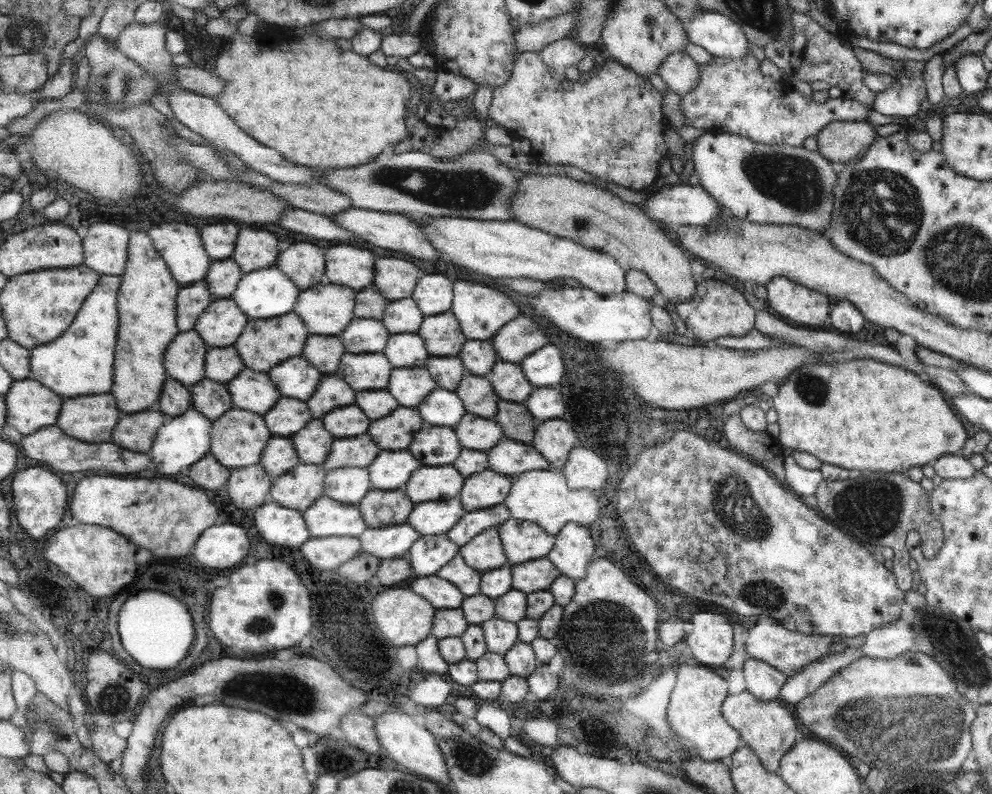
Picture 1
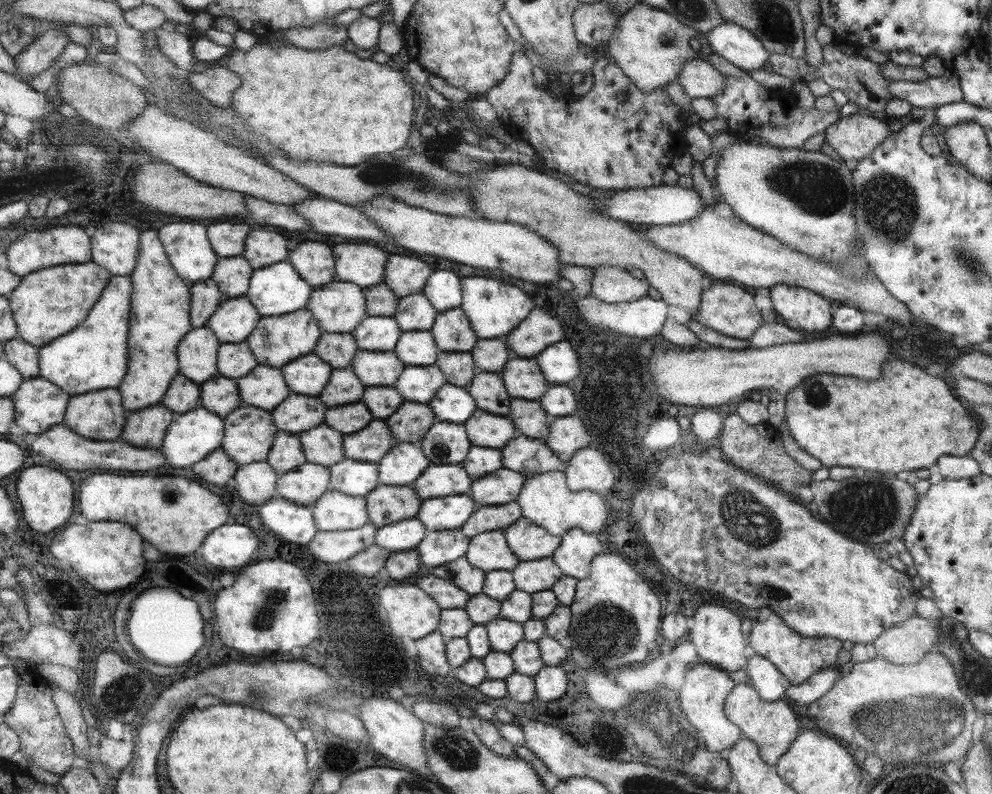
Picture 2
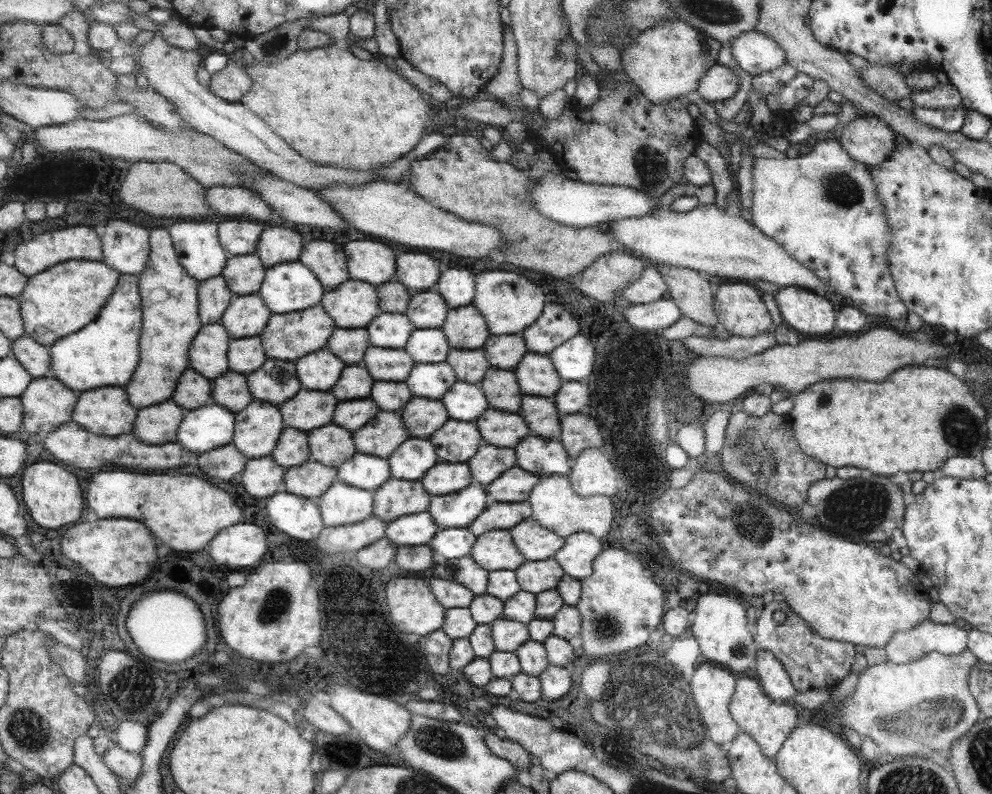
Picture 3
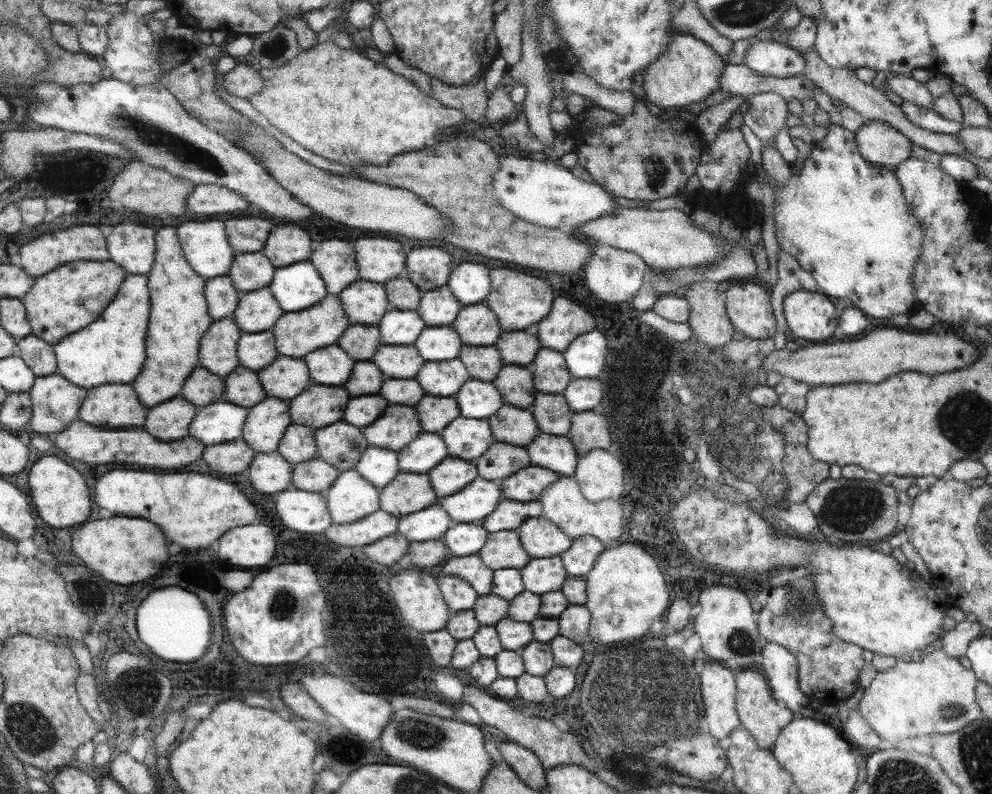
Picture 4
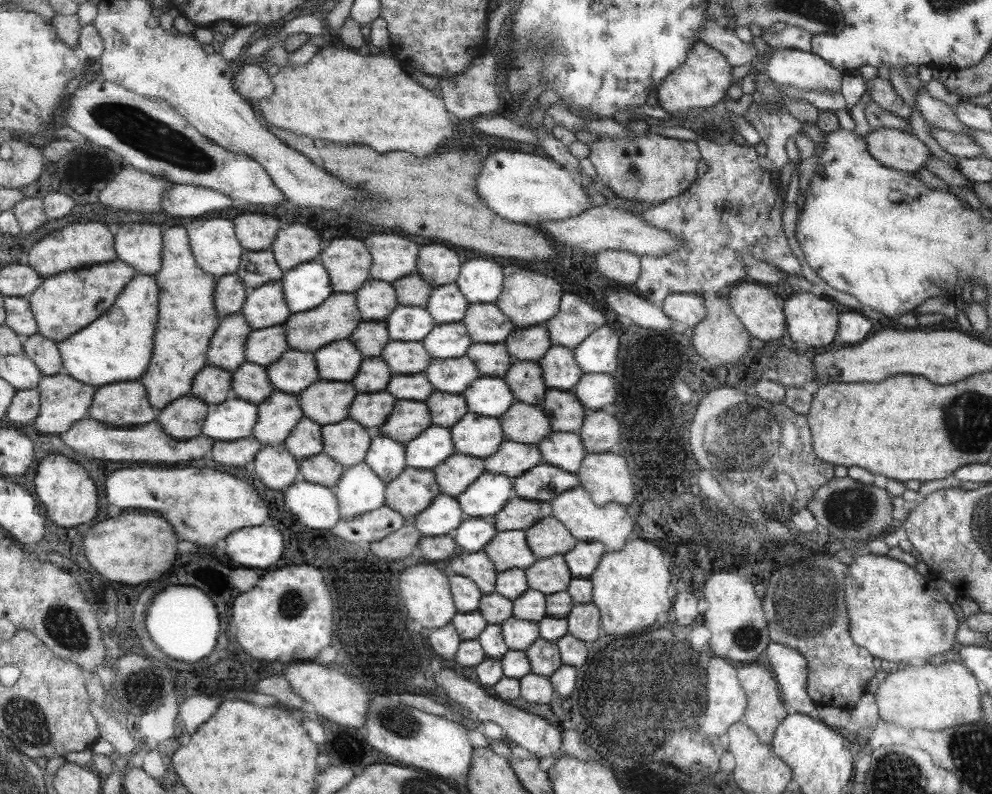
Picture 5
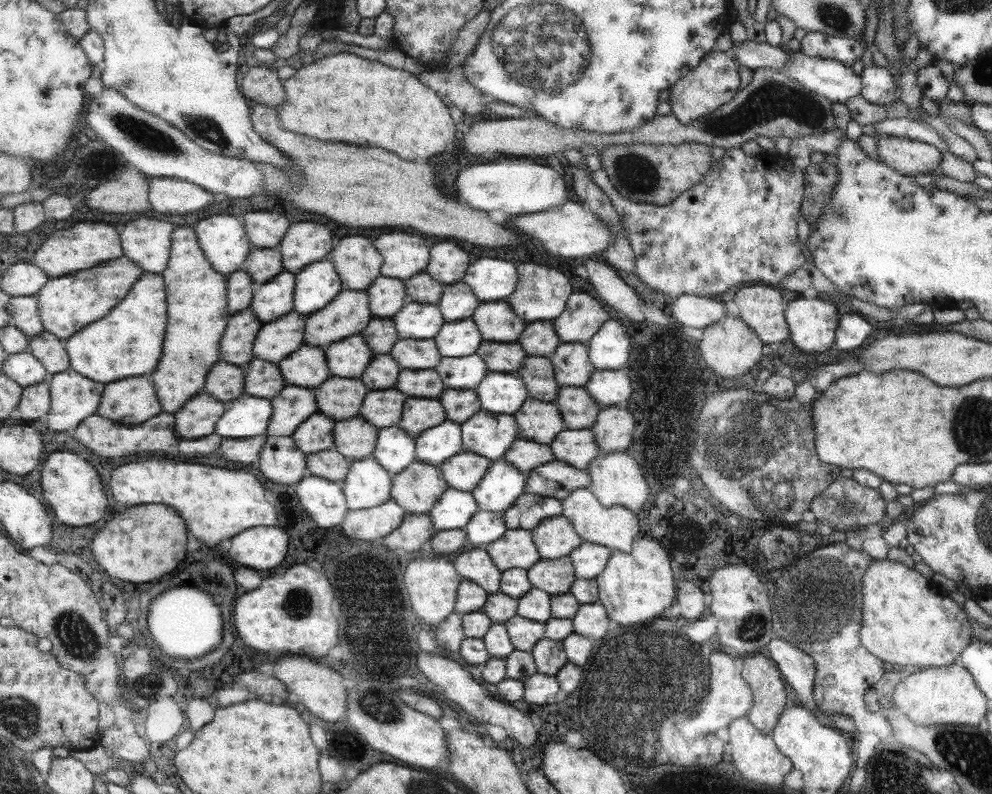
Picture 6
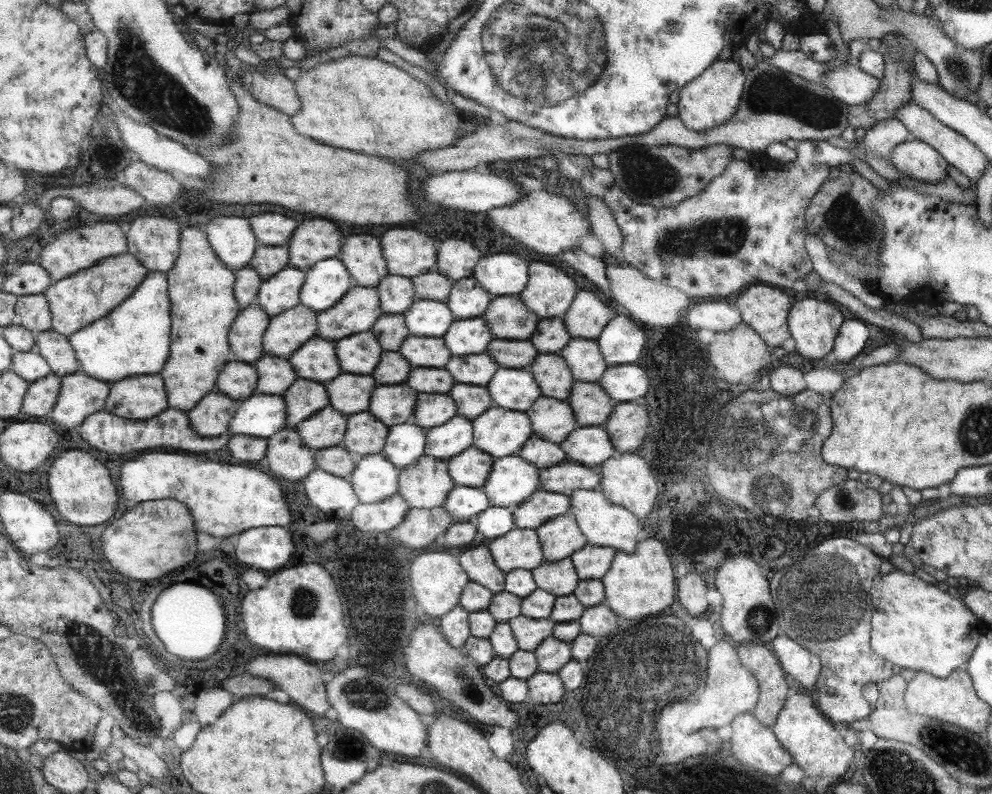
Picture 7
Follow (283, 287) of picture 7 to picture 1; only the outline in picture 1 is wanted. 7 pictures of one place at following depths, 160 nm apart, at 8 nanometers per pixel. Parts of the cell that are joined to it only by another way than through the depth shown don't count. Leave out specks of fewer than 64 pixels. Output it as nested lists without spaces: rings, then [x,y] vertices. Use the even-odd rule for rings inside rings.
[[[216,299],[201,315],[196,328],[209,347],[235,345],[248,328],[251,318],[236,300]]]

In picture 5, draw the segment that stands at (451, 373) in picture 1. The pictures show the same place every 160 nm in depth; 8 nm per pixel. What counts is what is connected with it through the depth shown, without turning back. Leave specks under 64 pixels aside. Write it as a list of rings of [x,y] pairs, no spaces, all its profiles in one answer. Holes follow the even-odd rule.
[[[472,343],[466,355],[483,377],[503,378],[513,361],[504,343]]]

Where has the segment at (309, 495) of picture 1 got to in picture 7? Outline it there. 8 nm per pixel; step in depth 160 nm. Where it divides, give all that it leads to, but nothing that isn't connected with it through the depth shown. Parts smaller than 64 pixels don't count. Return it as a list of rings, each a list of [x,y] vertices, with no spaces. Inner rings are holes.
[[[343,444],[315,450],[315,453],[317,469],[331,472],[331,474],[347,480],[353,479],[353,473],[357,469],[358,457],[347,450]]]

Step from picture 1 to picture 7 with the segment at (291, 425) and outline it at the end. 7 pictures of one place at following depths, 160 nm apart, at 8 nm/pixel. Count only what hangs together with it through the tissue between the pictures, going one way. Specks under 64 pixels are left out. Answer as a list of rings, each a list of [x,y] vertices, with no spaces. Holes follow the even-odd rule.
[[[343,372],[325,386],[332,400],[331,405],[349,416],[369,410],[370,397],[377,384],[371,375]]]

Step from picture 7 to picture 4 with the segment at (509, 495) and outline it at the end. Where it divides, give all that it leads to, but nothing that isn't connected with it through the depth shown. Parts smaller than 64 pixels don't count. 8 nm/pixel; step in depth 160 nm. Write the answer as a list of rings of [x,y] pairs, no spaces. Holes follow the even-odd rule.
[[[477,478],[456,494],[437,498],[436,504],[452,518],[453,523],[481,522],[503,499],[497,481]]]

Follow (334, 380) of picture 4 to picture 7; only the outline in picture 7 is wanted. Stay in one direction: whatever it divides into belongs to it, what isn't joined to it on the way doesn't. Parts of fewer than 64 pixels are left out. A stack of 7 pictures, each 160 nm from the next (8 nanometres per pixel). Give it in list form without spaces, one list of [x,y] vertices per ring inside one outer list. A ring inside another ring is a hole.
[[[371,331],[342,338],[336,345],[345,372],[358,375],[371,375],[384,351]]]

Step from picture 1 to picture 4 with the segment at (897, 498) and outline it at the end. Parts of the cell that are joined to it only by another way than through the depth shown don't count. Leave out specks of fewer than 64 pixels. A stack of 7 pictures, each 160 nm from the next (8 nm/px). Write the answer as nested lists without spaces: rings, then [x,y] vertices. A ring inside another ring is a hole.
[[[829,479],[822,481],[806,498],[804,504],[817,520],[817,532],[839,542],[859,544],[859,540],[883,540],[895,528],[897,498],[891,486],[867,479]]]

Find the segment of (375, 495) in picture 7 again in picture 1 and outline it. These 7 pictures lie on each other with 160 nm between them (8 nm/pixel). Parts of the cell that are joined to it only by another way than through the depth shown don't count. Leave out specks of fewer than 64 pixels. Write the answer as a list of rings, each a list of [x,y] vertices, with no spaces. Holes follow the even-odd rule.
[[[329,497],[319,498],[304,515],[312,538],[360,538],[368,529],[360,505],[343,504]]]

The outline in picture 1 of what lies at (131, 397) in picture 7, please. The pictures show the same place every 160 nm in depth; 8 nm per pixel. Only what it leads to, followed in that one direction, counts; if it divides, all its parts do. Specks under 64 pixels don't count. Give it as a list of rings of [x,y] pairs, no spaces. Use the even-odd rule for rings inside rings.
[[[111,394],[69,398],[64,402],[59,426],[85,442],[109,442],[121,420],[121,410]]]

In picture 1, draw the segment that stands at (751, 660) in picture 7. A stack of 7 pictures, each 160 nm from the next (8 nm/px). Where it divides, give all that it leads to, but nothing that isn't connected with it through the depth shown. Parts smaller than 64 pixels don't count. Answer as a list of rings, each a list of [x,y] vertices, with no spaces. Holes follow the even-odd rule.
[[[747,691],[728,694],[720,706],[720,713],[728,721],[729,726],[735,728],[741,738],[745,739],[745,744],[756,752],[764,769],[776,773],[780,768],[781,757],[795,744],[795,732],[797,732],[795,718],[789,714],[785,706],[779,704],[779,699],[761,701]]]

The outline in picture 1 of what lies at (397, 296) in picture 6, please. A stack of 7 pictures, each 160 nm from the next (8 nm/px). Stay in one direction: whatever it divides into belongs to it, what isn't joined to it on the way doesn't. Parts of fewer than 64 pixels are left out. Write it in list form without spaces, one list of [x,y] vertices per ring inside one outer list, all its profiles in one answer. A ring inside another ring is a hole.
[[[328,281],[304,290],[296,304],[296,313],[304,318],[310,334],[341,336],[356,317],[357,293],[353,287],[331,284]]]

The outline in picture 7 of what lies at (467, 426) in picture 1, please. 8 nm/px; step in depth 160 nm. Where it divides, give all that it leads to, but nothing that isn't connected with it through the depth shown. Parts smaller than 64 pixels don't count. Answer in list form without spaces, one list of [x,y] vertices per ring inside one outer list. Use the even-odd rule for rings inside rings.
[[[540,396],[525,414],[532,422],[533,435],[553,444],[562,443],[577,428],[572,407],[561,399]]]

